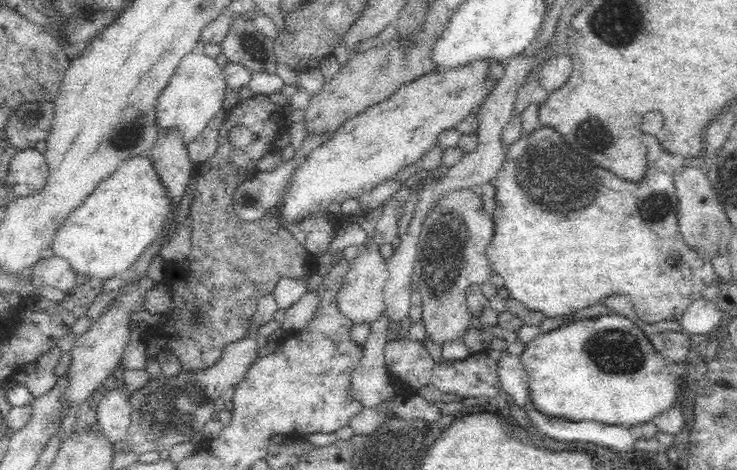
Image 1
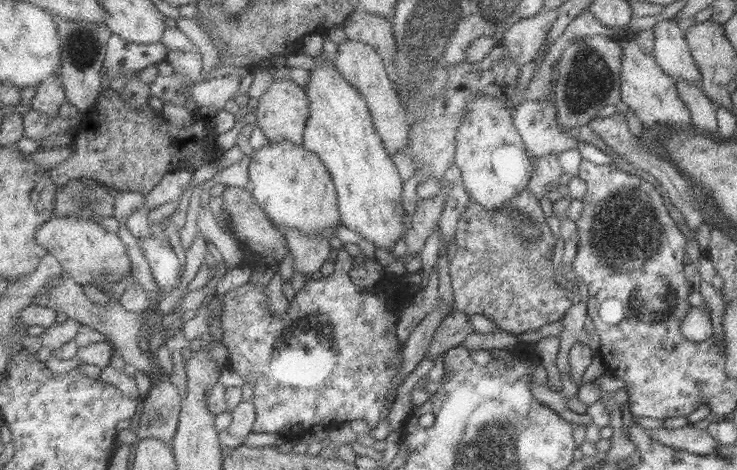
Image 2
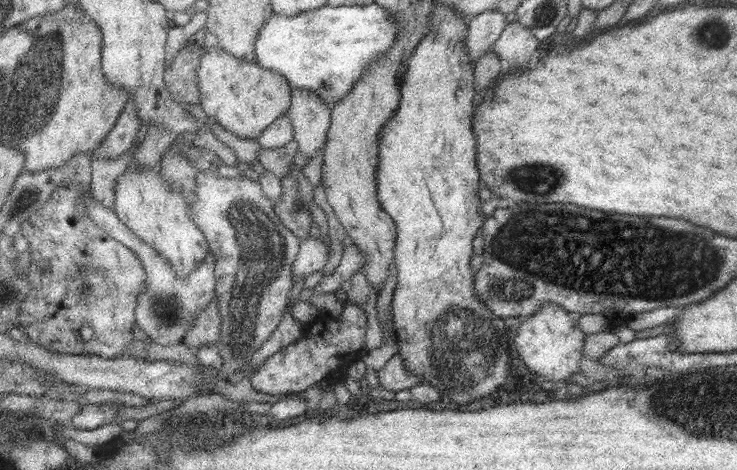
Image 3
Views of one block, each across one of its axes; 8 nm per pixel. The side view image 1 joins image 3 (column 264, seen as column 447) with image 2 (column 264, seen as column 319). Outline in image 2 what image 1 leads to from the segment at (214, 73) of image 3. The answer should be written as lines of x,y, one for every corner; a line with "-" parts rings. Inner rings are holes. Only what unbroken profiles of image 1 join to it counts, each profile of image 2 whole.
291,140
270,141
267,146
254,150
249,174
257,204
262,206
275,225
309,237
337,234
342,221
338,188
330,169
323,164
317,153

